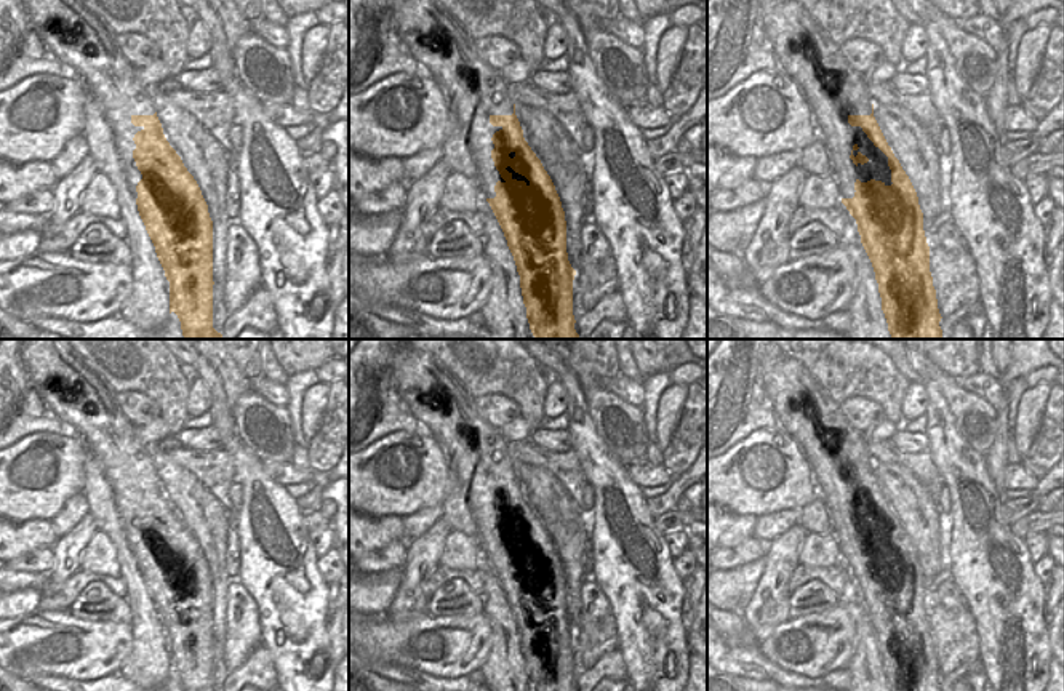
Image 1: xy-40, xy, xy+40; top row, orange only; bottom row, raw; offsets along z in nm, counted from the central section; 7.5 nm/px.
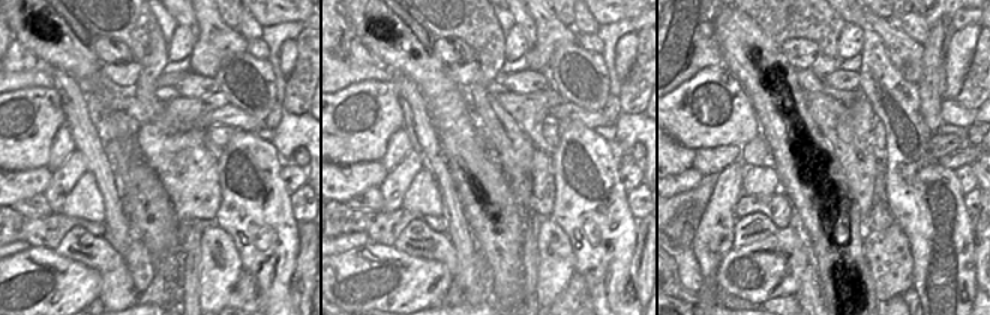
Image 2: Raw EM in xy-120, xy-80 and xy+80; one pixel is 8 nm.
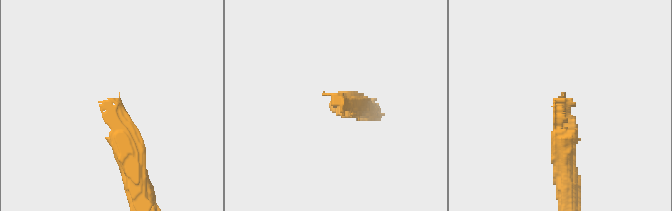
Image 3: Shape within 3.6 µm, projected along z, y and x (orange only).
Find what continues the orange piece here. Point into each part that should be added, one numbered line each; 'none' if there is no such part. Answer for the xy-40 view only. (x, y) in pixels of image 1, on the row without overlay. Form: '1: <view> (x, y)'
1: xy-40 (84, 402)

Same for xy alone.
1: xy (445, 408)

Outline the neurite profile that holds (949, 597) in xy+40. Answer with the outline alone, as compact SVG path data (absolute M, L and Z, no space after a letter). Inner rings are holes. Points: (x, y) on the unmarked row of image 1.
M942 555L942 581L938 585L938 603L946 609L962 609L965 608L965 598L958 592L957 584L950 577L949 558Z

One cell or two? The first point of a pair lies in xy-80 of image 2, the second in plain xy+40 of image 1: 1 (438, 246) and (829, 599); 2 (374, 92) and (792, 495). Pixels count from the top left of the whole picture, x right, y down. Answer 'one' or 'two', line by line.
1: one
2: one

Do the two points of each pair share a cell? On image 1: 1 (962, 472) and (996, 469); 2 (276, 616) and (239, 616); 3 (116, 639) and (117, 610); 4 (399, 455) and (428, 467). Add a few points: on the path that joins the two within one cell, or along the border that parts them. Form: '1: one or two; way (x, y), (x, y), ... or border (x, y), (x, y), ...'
1: two; border (983, 456), (989, 477), (1000, 490)
2: two; border (240, 584), (256, 608), (261, 643)
3: two; border (80, 618), (124, 621), (130, 626)
4: one; way (405, 461), (412, 467), (421, 467)

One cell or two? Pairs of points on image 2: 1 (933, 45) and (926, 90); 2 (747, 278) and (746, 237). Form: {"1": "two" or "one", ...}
{"1": "one", "2": "two"}

